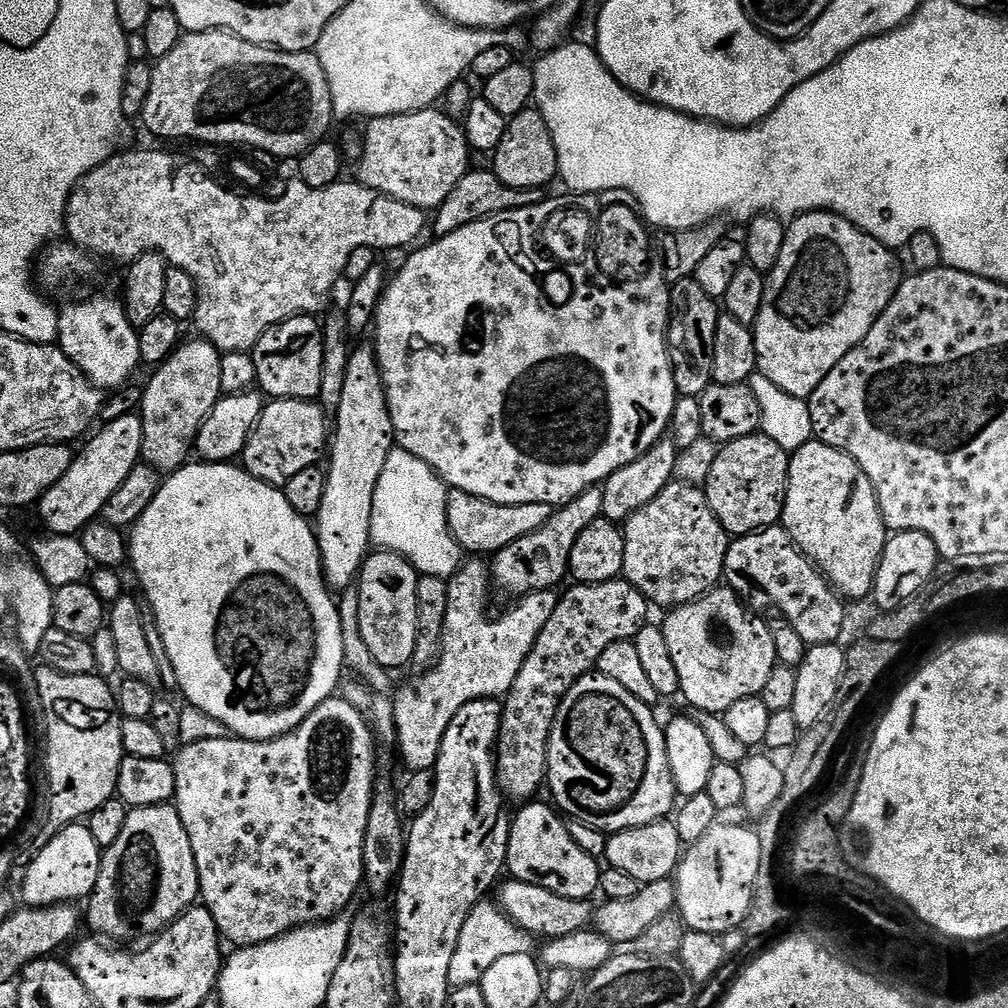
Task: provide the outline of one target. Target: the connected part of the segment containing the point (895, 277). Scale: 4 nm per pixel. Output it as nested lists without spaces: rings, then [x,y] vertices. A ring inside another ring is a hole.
[[[808,212],[804,216],[795,217],[787,225],[784,233],[782,255],[778,258],[778,266],[774,266],[774,270],[767,273],[762,310],[754,325],[756,366],[759,372],[766,378],[770,378],[770,382],[774,382],[774,386],[786,390],[786,394],[805,398],[812,396],[814,390],[818,390],[822,378],[826,378],[826,374],[830,374],[830,370],[834,370],[834,366],[838,366],[838,362],[842,362],[842,358],[846,358],[846,354],[850,354],[850,350],[854,350],[854,346],[858,346],[858,342],[862,342],[862,338],[866,338],[866,334],[870,334],[870,326],[874,326],[876,319],[883,314],[886,306],[890,306],[890,302],[895,298],[902,279],[902,271],[900,272],[900,264],[896,261],[896,256],[897,253],[893,249],[887,248],[886,245],[878,242],[870,234],[866,234],[861,228],[855,228],[849,220],[835,216],[832,212]]]

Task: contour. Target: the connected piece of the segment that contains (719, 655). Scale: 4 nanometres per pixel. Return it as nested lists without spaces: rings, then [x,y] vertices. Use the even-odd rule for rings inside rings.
[[[717,586],[707,592],[701,600],[683,604],[681,608],[669,611],[662,621],[666,634],[666,646],[674,658],[678,670],[681,697],[685,696],[696,712],[722,714],[742,698],[759,696],[771,680],[772,672],[778,667],[774,638],[769,621],[747,612],[745,601],[727,586]]]

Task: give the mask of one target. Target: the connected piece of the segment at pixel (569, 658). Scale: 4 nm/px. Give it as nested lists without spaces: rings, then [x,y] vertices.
[[[617,578],[601,584],[573,583],[571,587],[565,596],[561,595],[557,599],[554,614],[550,614],[546,626],[542,626],[542,634],[538,634],[526,662],[522,662],[522,670],[518,670],[514,686],[502,700],[500,733],[496,737],[494,749],[495,777],[499,791],[505,797],[513,796],[519,802],[531,801],[535,797],[532,795],[544,784],[544,775],[548,772],[548,752],[550,756],[550,745],[553,743],[552,728],[557,727],[556,711],[559,710],[565,694],[583,676],[589,675],[595,669],[598,658],[602,658],[602,650],[606,650],[610,642],[635,640],[649,619],[648,600],[626,579]]]

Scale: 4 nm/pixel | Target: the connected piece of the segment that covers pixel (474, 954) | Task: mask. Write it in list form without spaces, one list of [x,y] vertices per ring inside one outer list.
[[[481,902],[470,910],[466,918],[466,926],[462,926],[462,934],[458,938],[458,946],[454,959],[450,962],[449,985],[461,988],[467,984],[479,984],[481,978],[498,962],[498,958],[506,958],[506,954],[529,954],[533,951],[533,937],[520,928],[495,903]]]

